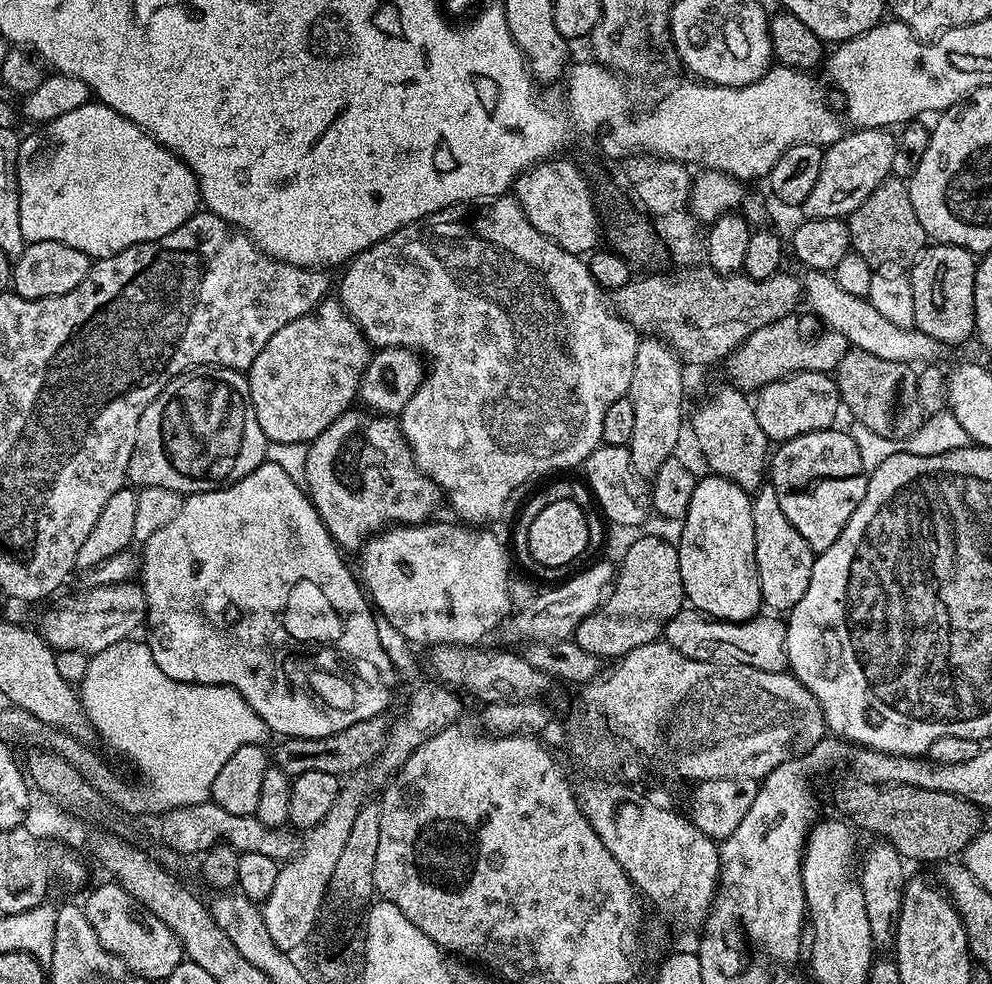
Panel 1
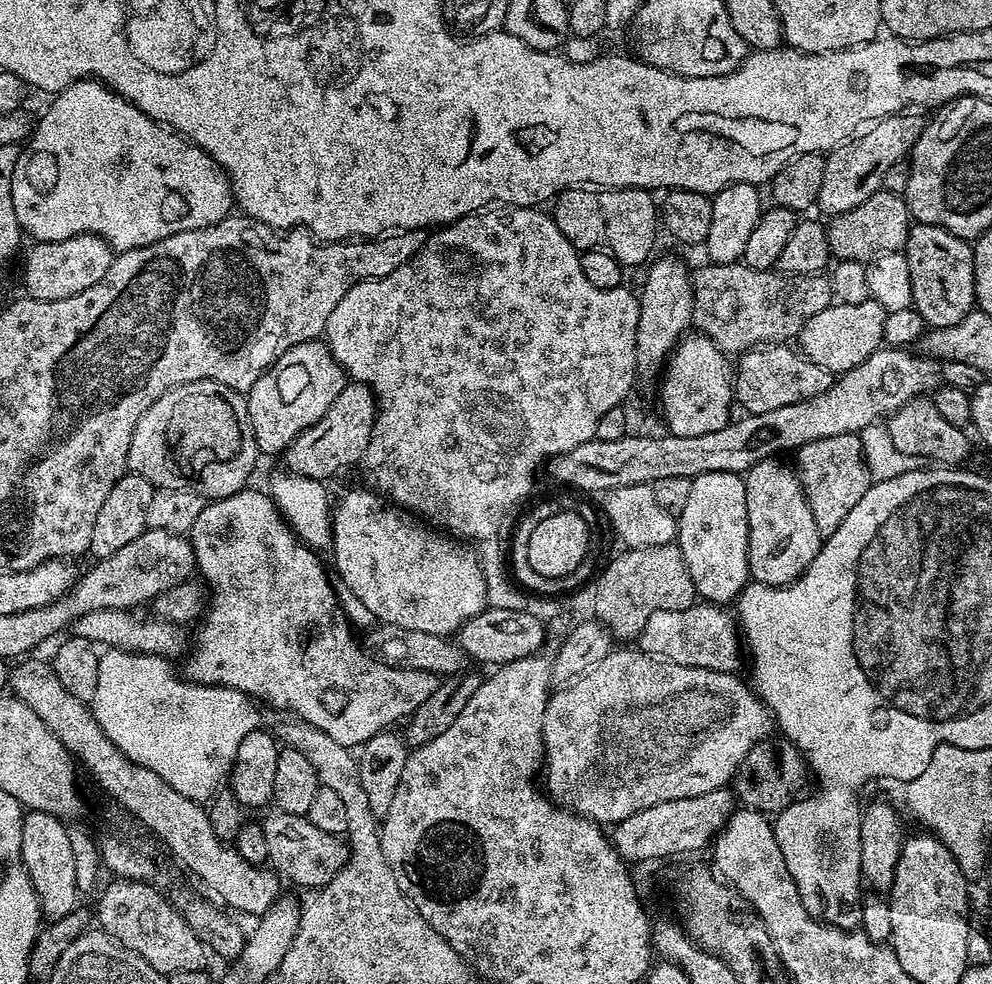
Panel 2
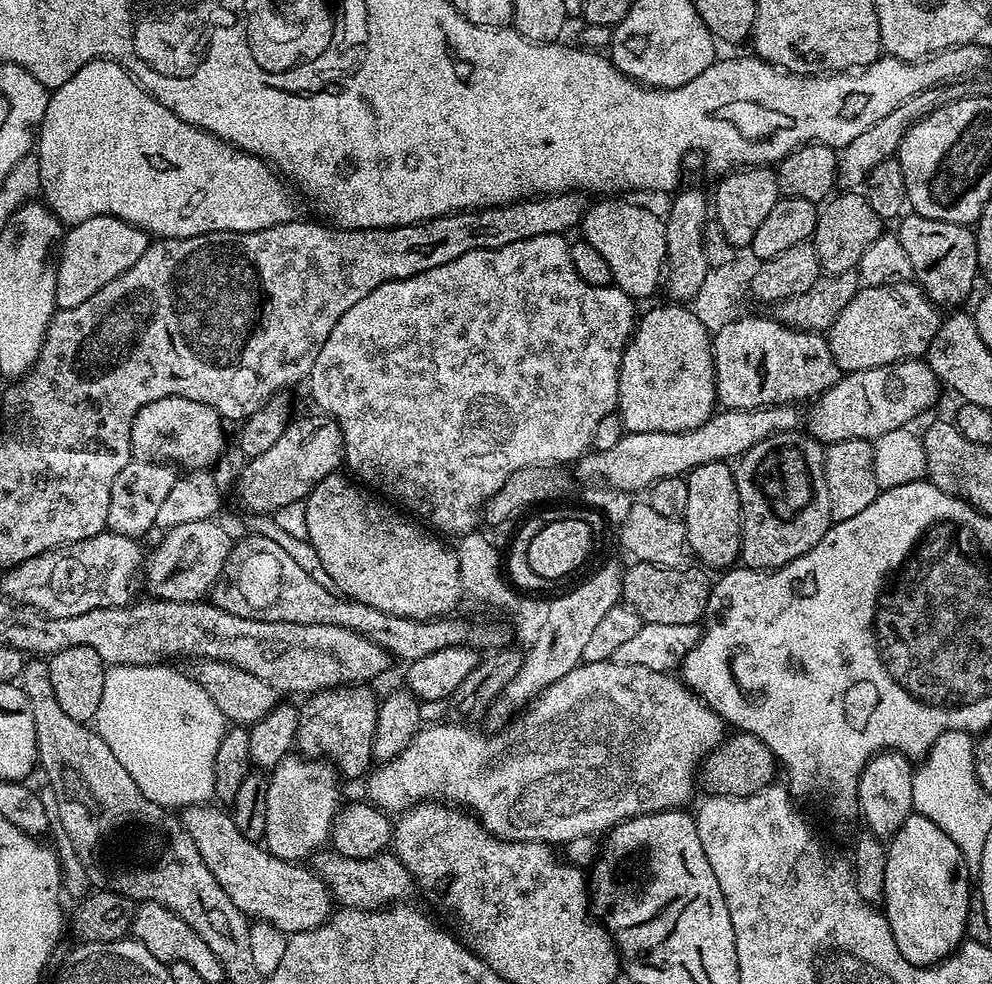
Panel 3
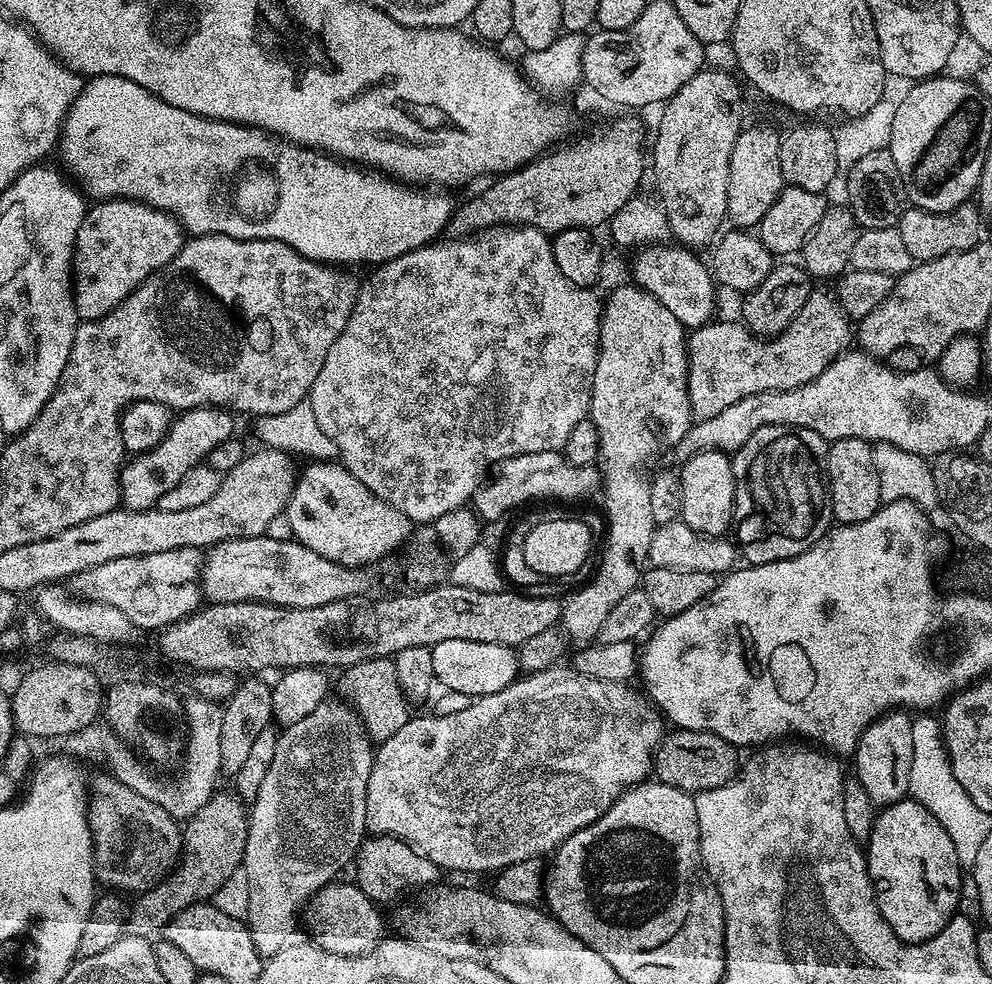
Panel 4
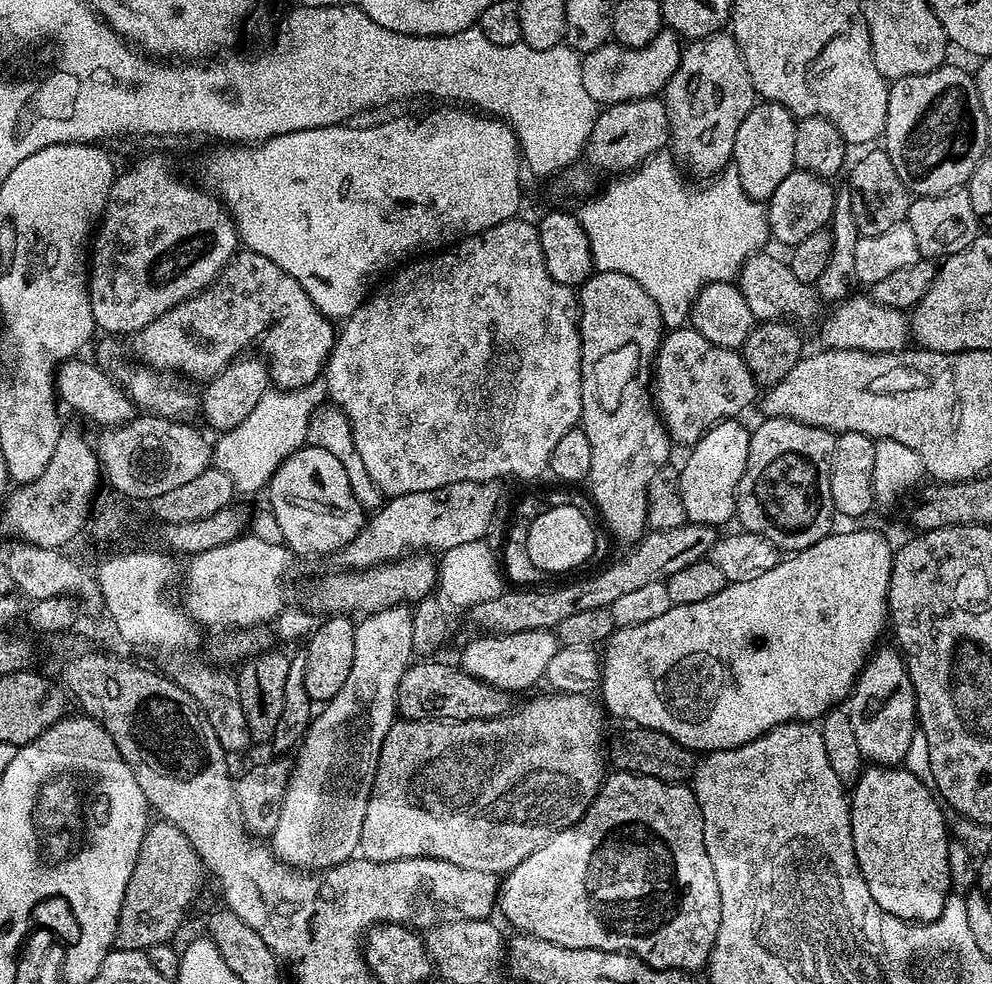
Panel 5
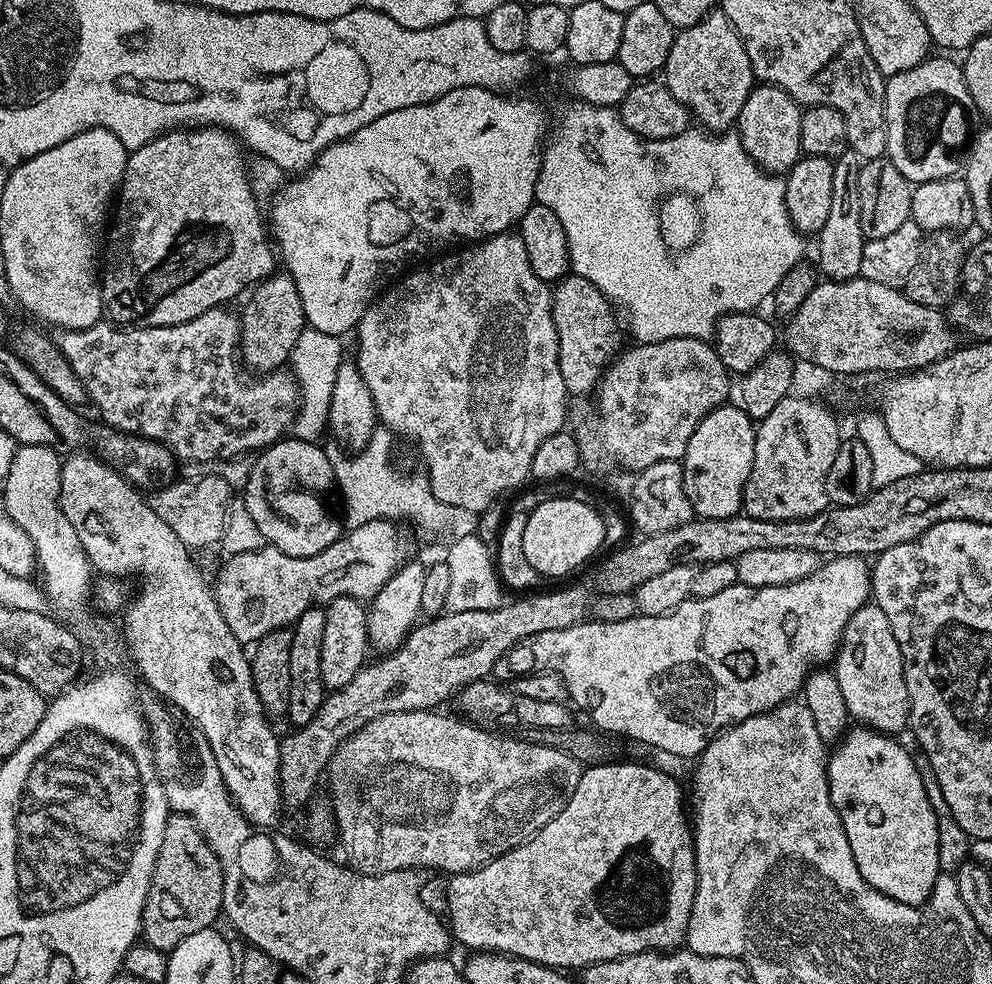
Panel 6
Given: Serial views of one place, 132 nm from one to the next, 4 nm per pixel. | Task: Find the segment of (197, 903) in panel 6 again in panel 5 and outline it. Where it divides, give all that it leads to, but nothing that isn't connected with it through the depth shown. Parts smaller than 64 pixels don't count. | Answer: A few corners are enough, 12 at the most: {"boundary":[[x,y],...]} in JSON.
{"boundary":[[149,823],[115,947],[175,941],[206,881],[190,838]]}

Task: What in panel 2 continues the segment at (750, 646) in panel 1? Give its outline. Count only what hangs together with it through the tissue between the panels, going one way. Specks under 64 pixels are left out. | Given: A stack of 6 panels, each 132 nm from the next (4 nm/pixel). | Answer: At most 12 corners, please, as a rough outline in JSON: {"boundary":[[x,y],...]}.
{"boundary":[[707,602],[654,610],[639,651],[735,673],[738,624]]}

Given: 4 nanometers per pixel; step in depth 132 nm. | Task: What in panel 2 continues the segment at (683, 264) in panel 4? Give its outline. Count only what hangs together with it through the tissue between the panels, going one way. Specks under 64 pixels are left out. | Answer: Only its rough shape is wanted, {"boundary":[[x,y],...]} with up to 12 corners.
{"boundary":[[565,188],[558,230],[619,264],[653,255],[646,188]]}

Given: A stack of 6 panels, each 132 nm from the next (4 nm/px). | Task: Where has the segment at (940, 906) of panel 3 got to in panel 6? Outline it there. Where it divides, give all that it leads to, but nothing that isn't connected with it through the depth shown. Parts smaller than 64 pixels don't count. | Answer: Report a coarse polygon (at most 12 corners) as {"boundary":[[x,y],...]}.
{"boundary":[[849,727],[827,757],[858,874],[919,908],[942,875],[915,755]]}

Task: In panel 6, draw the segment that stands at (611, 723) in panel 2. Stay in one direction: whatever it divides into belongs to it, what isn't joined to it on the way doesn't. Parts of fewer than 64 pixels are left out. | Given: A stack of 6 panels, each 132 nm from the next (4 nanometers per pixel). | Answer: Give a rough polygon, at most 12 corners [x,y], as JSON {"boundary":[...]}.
{"boundary":[[436,710],[328,759],[366,876],[473,872],[558,818],[582,766]]}

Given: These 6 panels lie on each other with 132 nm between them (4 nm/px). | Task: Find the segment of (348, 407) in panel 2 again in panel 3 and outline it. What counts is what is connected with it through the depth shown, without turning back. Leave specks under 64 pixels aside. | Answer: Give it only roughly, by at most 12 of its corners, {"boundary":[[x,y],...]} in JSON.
{"boundary":[[293,419],[240,472],[252,514],[307,501],[345,463],[340,424]]}

